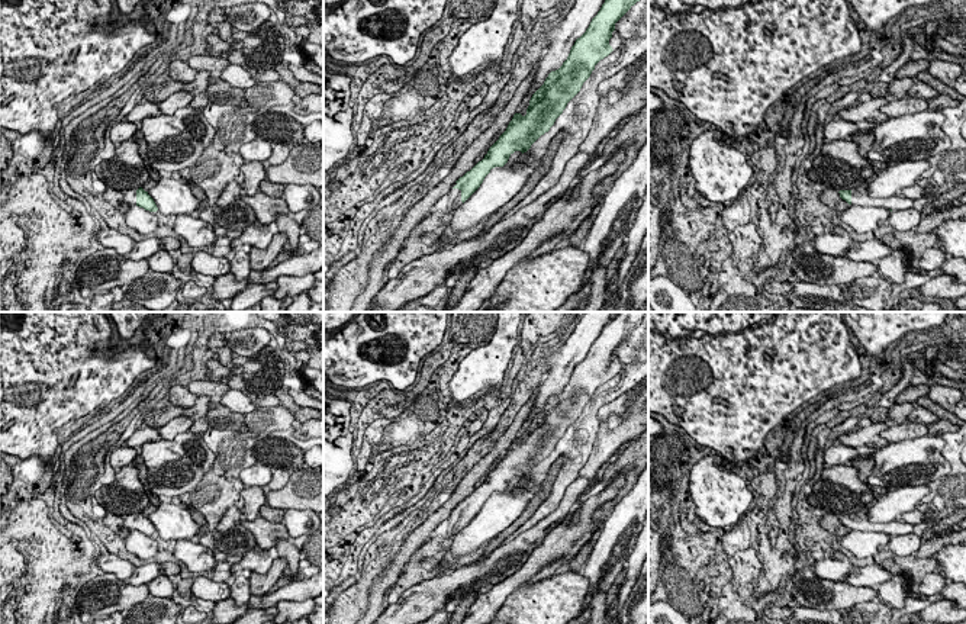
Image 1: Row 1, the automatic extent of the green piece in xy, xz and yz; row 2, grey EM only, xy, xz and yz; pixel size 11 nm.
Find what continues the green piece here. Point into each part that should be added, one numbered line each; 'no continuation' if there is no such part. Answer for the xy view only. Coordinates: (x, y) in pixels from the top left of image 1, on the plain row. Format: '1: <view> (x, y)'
1: xy (129, 523)

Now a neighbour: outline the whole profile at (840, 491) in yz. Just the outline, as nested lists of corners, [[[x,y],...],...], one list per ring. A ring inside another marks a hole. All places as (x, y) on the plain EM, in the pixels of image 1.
[[[851,464],[825,466],[812,493],[805,498],[809,505],[837,517],[866,512],[875,502],[870,486]]]

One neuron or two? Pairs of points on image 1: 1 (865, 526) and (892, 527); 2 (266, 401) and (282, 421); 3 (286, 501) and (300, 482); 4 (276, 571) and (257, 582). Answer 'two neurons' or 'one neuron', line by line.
1: one neuron
2: two neurons
3: one neuron
4: one neuron

